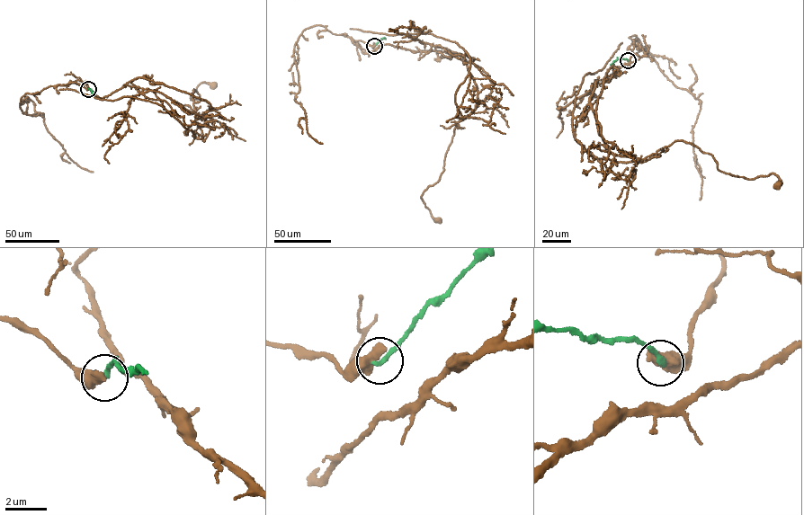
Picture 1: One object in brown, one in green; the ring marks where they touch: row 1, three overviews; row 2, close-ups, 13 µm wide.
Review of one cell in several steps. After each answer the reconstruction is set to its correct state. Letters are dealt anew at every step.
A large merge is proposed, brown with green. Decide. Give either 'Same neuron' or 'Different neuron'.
Different neuron

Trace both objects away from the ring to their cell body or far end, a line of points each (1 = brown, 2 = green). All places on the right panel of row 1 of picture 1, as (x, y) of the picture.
1: (628, 60), (638, 45), (644, 55), (602, 79), (604, 140), (642, 160), (683, 140), (719, 170), (777, 183)
2: (628, 60), (619, 58), (611, 65)

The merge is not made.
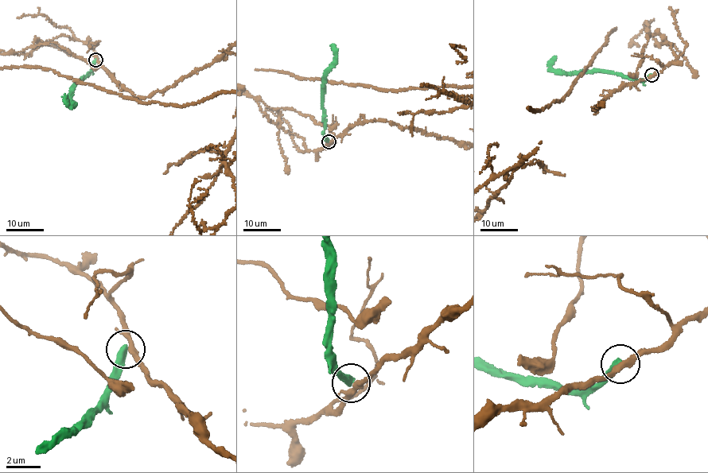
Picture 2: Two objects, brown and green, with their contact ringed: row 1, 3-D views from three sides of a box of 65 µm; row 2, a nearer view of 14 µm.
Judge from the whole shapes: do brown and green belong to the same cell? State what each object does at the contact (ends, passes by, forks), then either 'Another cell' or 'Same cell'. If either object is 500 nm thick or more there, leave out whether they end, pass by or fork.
At the ring brown passes by. At the ring green ends. Another cell

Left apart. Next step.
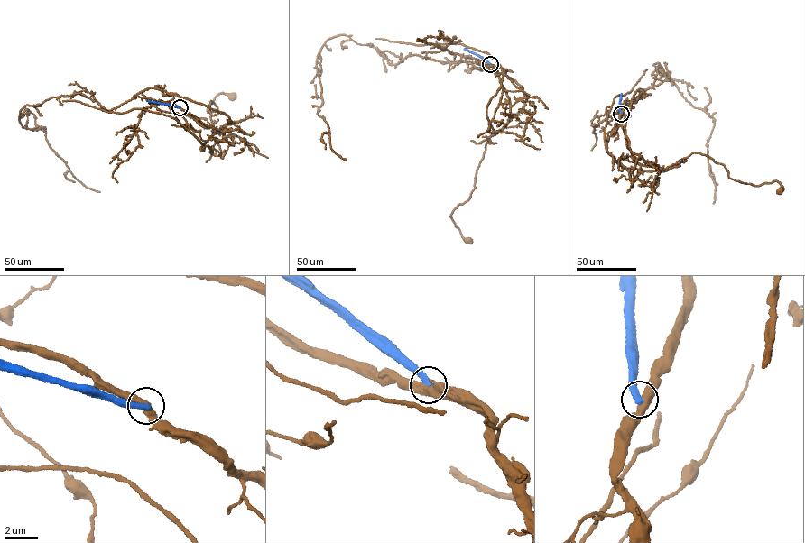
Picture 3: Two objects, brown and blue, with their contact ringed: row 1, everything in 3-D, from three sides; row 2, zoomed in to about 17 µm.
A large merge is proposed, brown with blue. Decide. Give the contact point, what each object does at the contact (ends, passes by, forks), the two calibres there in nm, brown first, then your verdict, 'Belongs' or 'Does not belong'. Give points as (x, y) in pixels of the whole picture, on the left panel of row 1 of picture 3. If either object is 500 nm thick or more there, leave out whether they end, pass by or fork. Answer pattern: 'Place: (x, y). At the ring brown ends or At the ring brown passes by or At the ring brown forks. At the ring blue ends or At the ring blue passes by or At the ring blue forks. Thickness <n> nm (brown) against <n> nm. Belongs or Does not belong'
Place: (180, 107). At the ring brown passes by. At the ring blue ends. Thickness 440 nm (brown) against 400 nm. Does not belong

